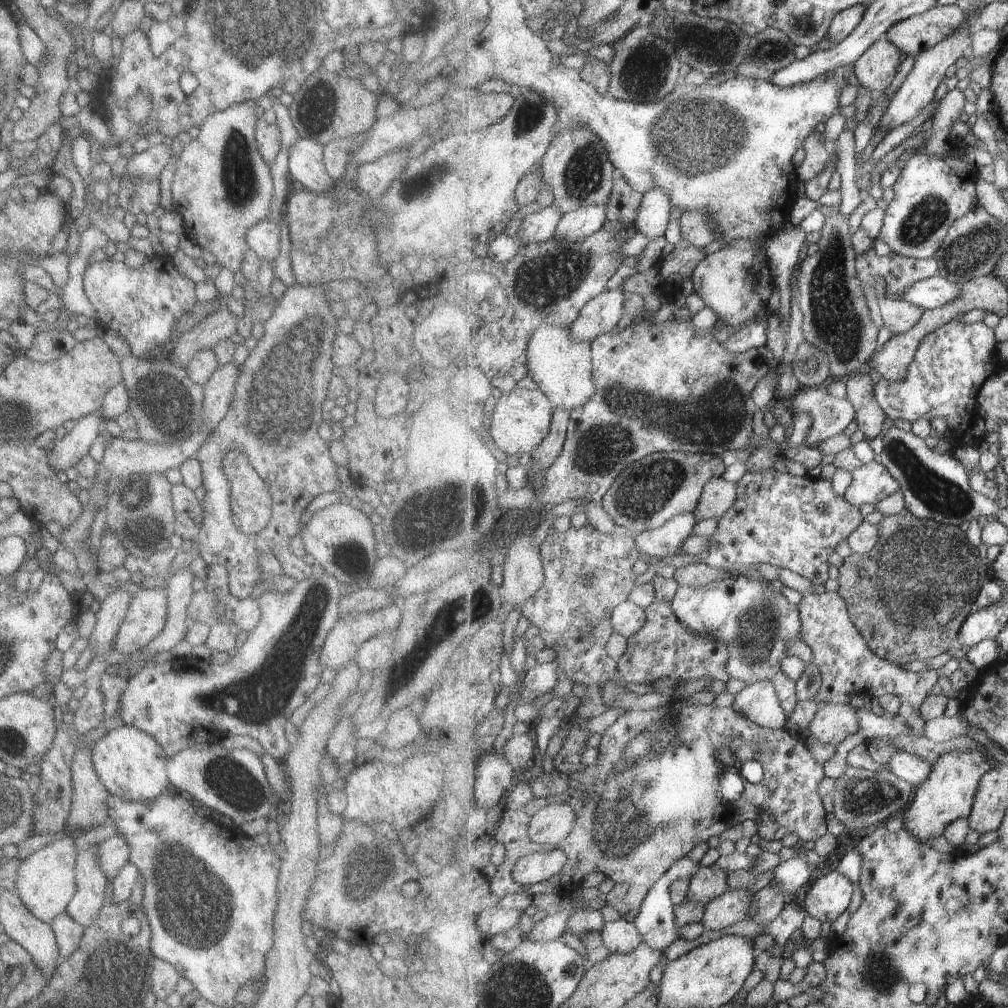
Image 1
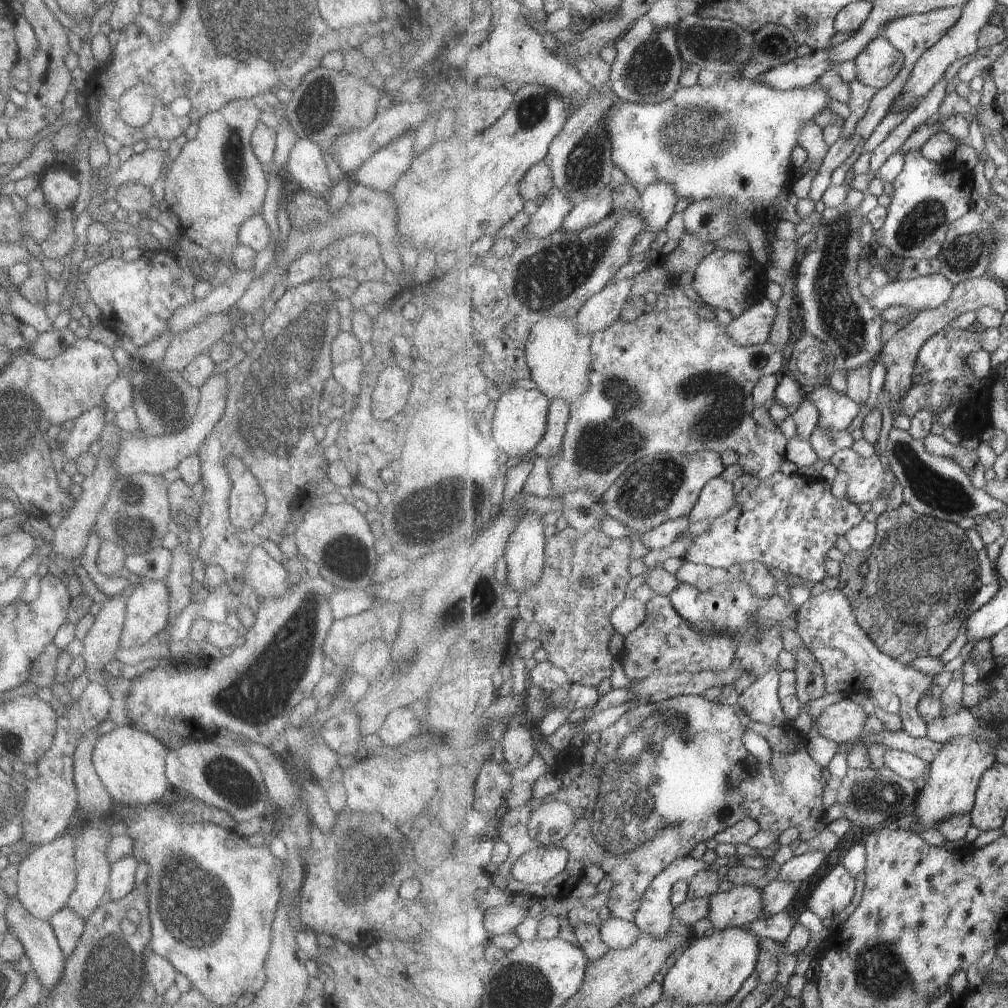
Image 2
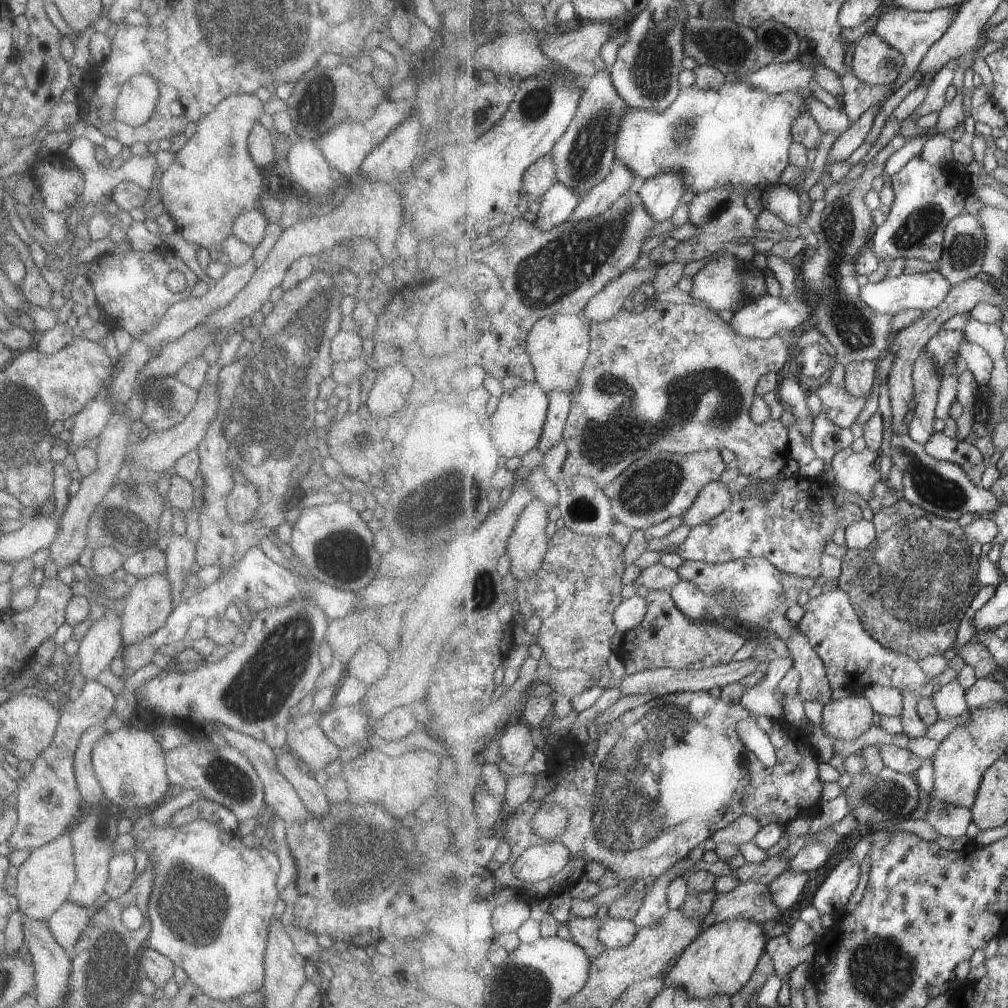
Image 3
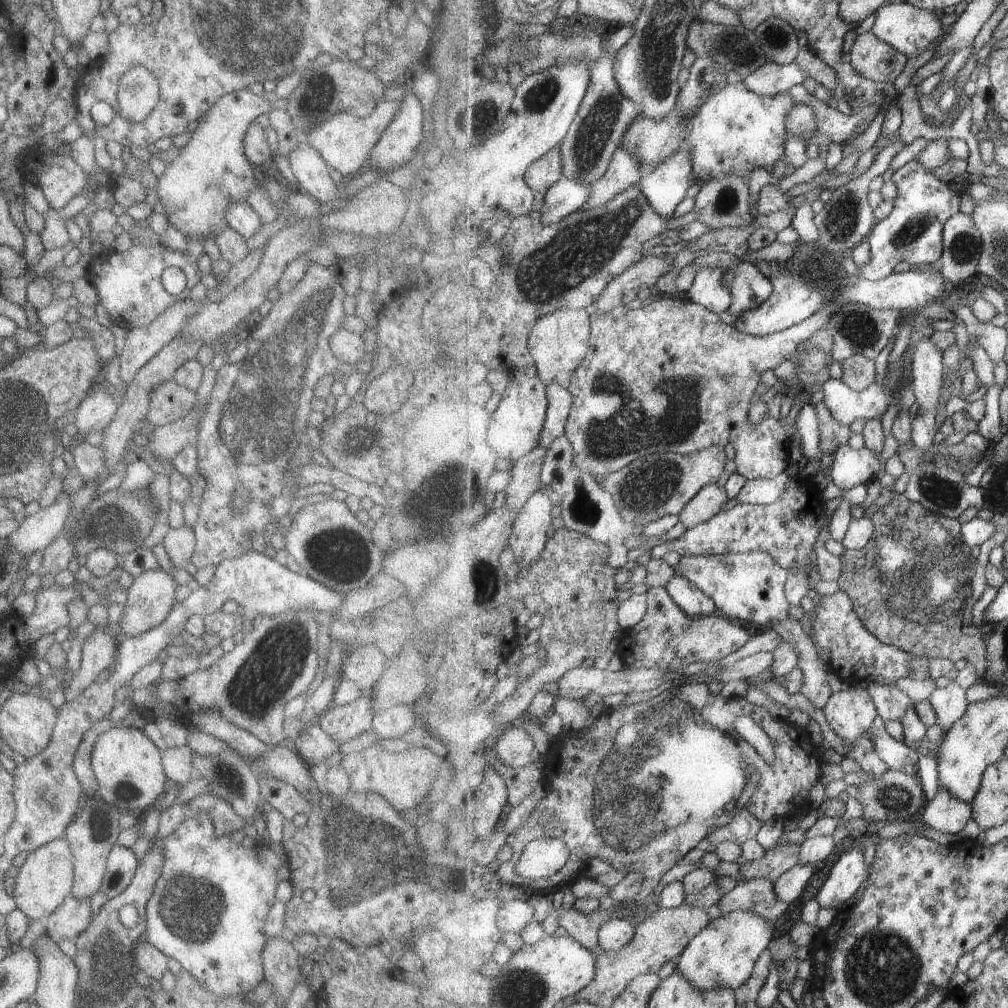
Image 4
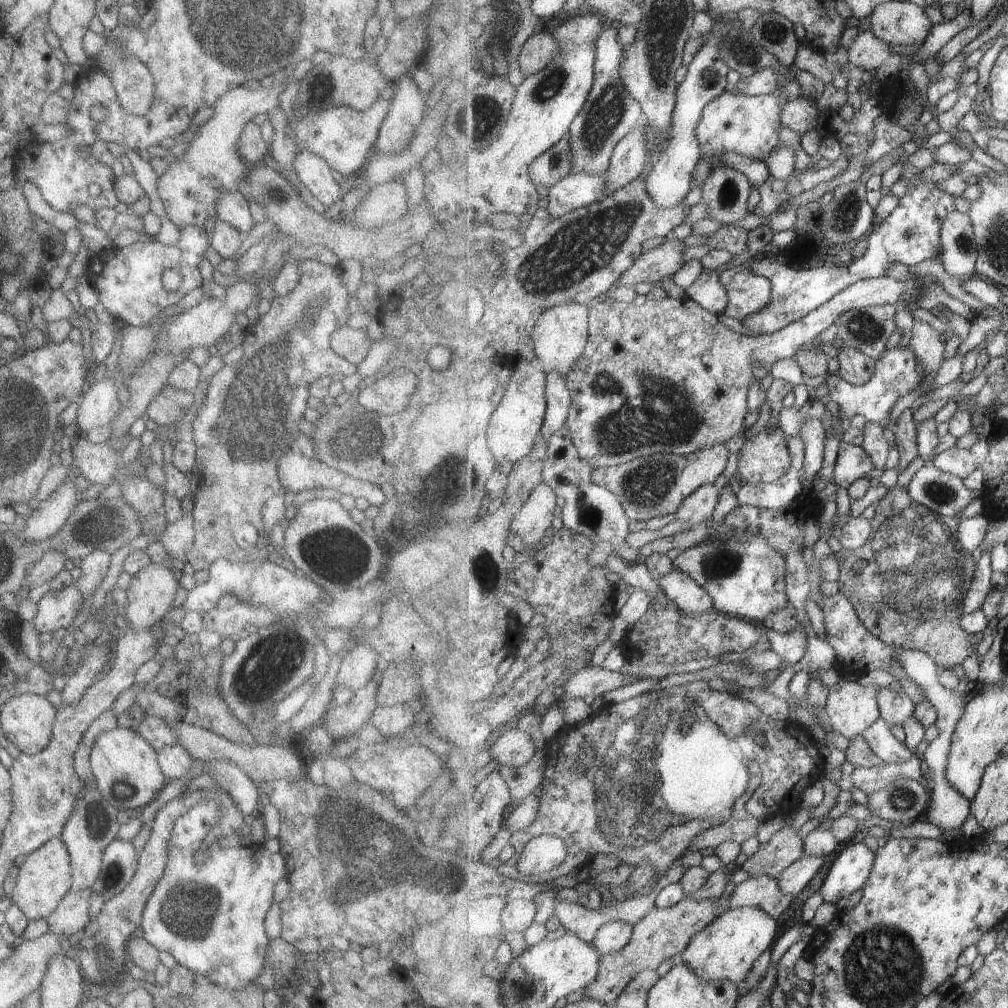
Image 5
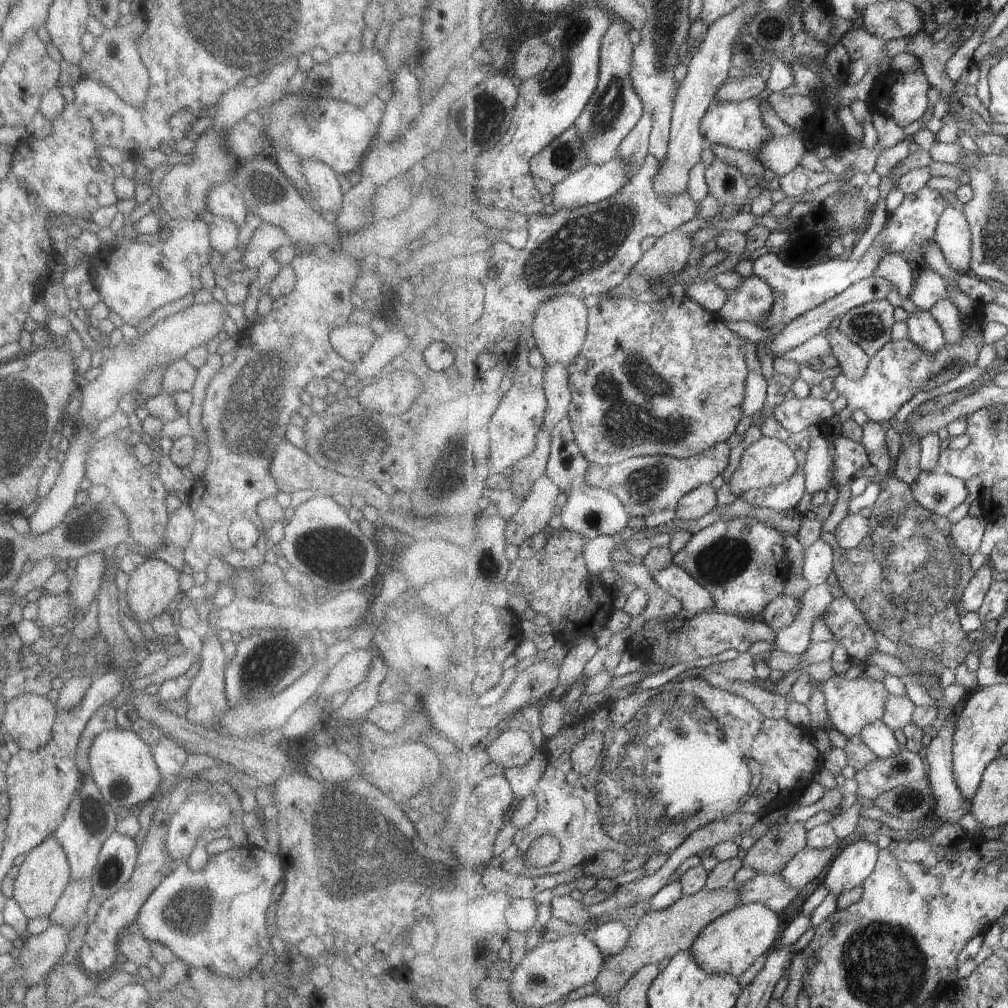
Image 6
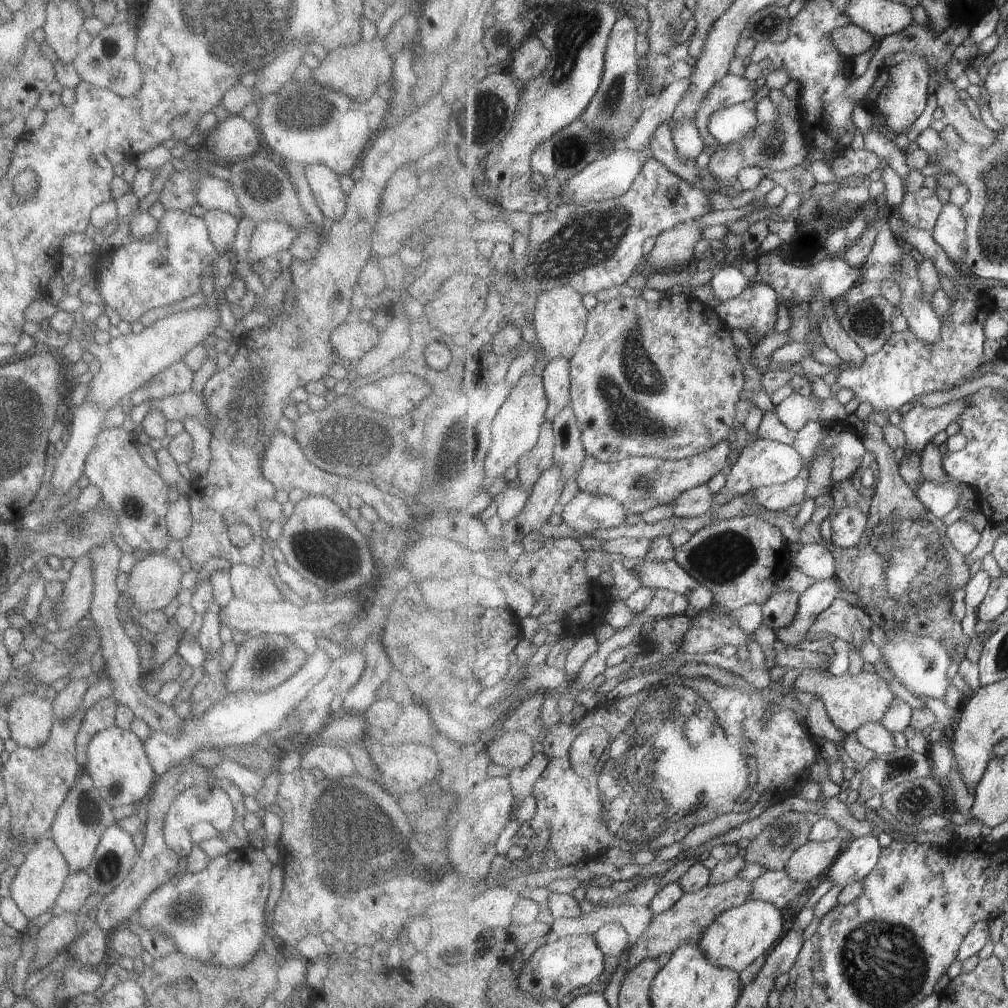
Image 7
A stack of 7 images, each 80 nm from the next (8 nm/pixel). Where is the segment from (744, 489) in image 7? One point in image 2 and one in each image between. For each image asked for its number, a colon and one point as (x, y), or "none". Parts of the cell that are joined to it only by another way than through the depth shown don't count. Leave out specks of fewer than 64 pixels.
2: (670, 381)
3: (676, 378)
4: (670, 377)
5: (765, 458)
6: (769, 462)

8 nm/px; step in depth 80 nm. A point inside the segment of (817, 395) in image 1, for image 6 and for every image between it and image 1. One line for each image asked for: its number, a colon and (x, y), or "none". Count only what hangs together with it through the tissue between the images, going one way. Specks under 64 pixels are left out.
2: (837, 411)
3: (841, 407)
4: (846, 405)
5: (897, 372)
6: (896, 373)

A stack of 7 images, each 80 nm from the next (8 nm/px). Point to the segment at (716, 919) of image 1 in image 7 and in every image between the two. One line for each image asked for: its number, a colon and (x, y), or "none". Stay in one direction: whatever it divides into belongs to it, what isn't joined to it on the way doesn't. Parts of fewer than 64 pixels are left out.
2: (740, 905)
3: (753, 901)
4: (758, 895)
5: (763, 892)
6: (771, 890)
7: (776, 886)

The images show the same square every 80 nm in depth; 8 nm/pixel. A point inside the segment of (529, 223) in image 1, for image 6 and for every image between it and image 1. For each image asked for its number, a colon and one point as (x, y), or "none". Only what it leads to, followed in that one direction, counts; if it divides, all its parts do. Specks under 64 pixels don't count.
2: (549, 217)
3: (560, 201)
4: (567, 196)
5: (577, 190)
6: (593, 184)

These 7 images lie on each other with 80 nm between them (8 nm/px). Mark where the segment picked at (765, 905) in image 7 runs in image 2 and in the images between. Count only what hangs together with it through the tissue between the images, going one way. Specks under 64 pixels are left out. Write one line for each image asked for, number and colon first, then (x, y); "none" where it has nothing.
2: (712, 970)
3: (722, 960)
4: (724, 954)
5: (726, 950)
6: (730, 945)

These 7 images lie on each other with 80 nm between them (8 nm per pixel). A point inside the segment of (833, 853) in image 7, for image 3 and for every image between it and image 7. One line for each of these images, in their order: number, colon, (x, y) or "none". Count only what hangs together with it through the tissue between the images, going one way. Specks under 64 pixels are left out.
3: (786, 889)
4: (792, 884)
5: (796, 878)
6: (809, 863)

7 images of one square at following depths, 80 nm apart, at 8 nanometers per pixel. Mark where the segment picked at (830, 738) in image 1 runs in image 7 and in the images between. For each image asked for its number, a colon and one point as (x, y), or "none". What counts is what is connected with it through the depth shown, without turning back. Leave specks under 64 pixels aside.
2: (843, 721)
3: (848, 718)
4: (851, 713)
5: (852, 707)
6: (853, 705)
7: (852, 701)

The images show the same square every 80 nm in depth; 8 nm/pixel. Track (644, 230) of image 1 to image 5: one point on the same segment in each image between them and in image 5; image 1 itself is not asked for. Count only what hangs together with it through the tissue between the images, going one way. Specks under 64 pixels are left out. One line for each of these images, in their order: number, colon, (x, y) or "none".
2: (658, 201)
3: (661, 195)
4: (665, 187)
5: (669, 182)

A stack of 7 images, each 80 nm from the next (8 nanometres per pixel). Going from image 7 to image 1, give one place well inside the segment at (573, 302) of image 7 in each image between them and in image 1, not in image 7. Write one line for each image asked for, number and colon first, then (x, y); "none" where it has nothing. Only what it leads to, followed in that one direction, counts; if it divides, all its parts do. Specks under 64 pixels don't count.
1: (563, 368)
2: (559, 356)
3: (559, 345)
4: (559, 344)
5: (562, 333)
6: (561, 327)

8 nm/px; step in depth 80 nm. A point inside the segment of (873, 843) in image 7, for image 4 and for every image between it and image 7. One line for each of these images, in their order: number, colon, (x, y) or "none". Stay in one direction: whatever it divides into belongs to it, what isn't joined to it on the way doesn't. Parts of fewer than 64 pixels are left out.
4: (845, 877)
5: (849, 872)
6: (851, 868)

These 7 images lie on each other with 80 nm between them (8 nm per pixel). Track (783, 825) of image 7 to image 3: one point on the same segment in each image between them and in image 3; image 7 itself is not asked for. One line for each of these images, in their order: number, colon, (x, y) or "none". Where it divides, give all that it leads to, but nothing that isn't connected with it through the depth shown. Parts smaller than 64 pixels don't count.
3: (766, 872)
4: (776, 862)
5: (786, 847)
6: (783, 841)

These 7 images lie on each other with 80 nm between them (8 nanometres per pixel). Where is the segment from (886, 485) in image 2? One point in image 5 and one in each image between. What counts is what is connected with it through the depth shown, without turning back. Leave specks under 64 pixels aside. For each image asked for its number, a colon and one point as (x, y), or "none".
3: (857, 472)
4: (850, 466)
5: (853, 462)

